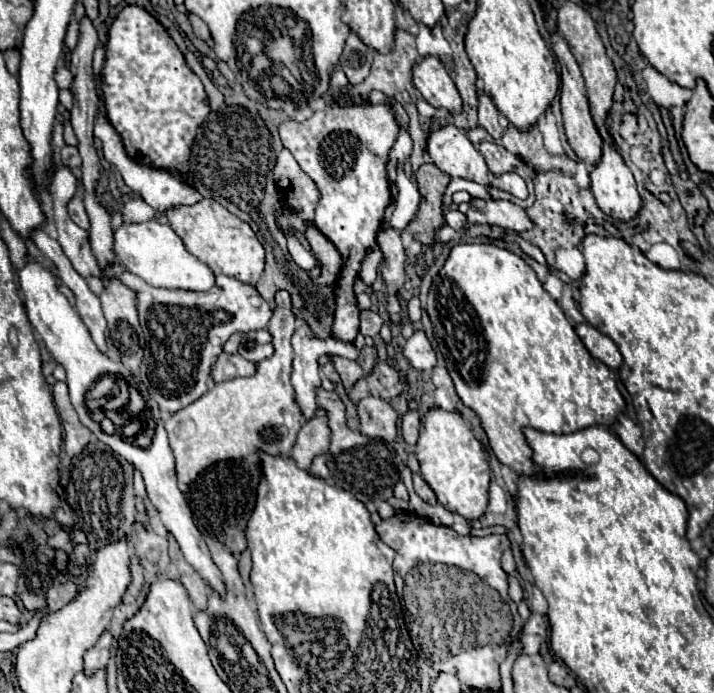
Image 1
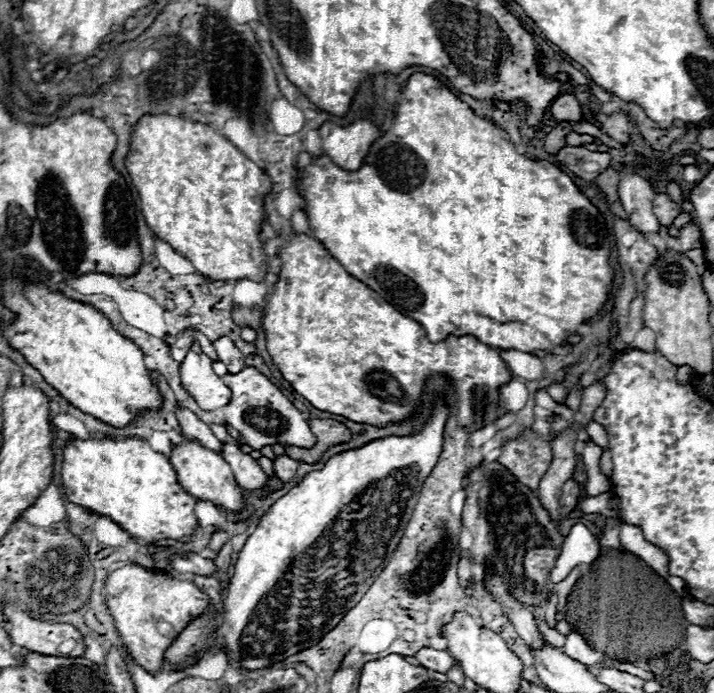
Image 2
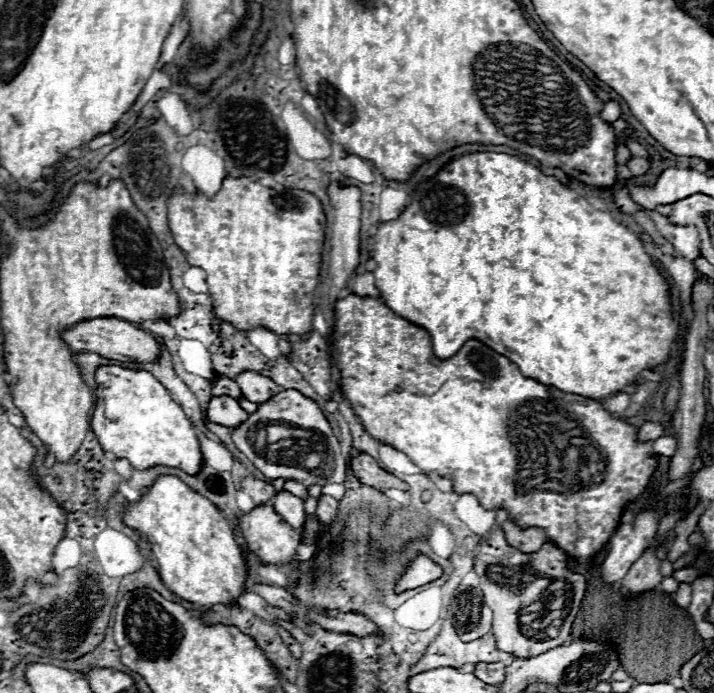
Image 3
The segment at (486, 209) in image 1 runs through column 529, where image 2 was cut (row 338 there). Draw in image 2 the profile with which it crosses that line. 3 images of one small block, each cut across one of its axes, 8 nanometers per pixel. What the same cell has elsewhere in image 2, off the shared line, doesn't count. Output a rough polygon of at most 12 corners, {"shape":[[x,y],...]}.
{"shape":[[228,336],[214,340],[218,360],[228,372],[240,372],[246,364]]}

